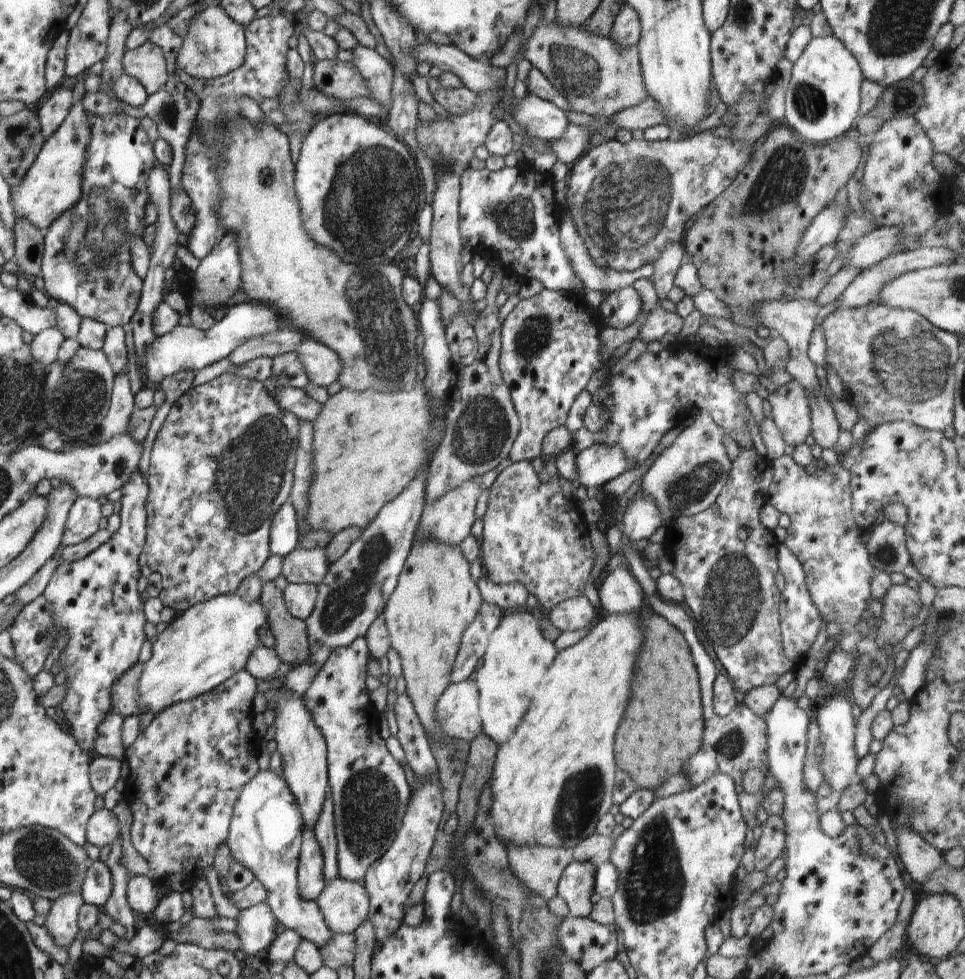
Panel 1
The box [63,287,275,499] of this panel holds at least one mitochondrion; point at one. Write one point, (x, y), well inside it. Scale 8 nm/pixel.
(121, 465)

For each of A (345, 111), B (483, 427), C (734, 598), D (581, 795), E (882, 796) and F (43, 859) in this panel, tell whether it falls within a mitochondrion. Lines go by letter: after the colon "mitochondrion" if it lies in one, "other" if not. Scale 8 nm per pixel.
A: other
B: mitochondrion
C: mitochondrion
D: mitochondrion
E: other
F: mitochondrion

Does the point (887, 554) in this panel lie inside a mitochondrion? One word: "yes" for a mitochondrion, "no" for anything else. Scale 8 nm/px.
yes

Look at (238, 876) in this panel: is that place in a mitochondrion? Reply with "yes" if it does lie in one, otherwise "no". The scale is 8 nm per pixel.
no

